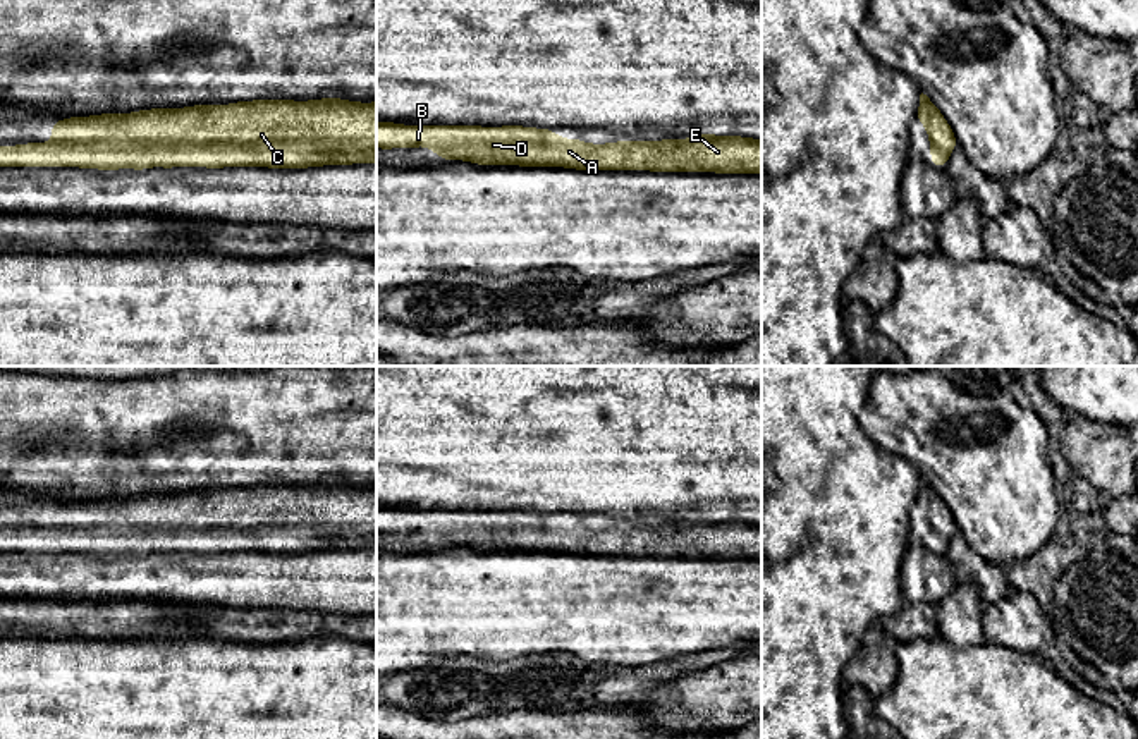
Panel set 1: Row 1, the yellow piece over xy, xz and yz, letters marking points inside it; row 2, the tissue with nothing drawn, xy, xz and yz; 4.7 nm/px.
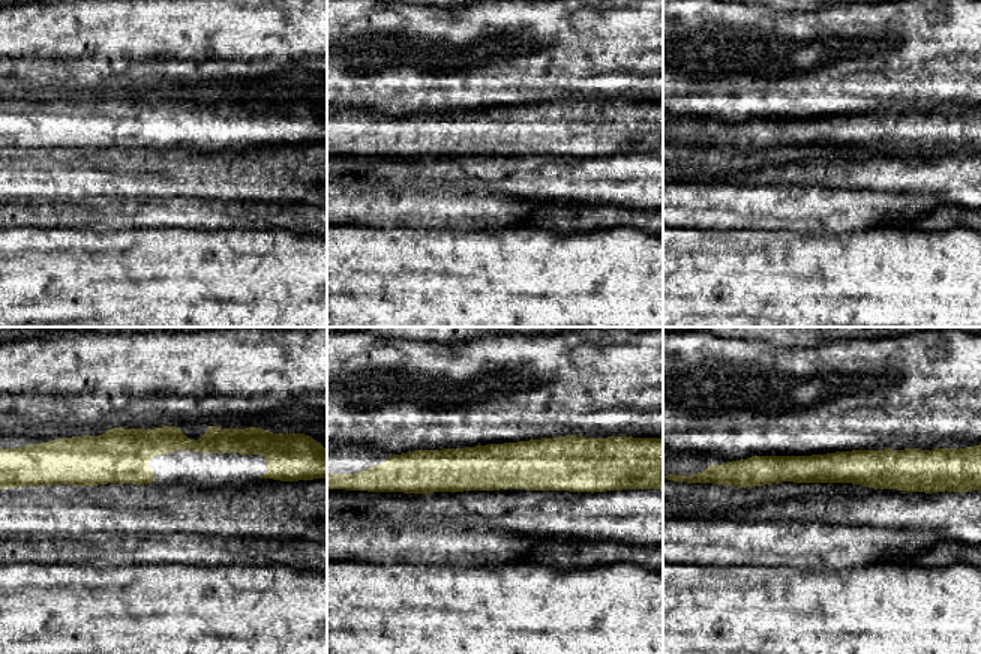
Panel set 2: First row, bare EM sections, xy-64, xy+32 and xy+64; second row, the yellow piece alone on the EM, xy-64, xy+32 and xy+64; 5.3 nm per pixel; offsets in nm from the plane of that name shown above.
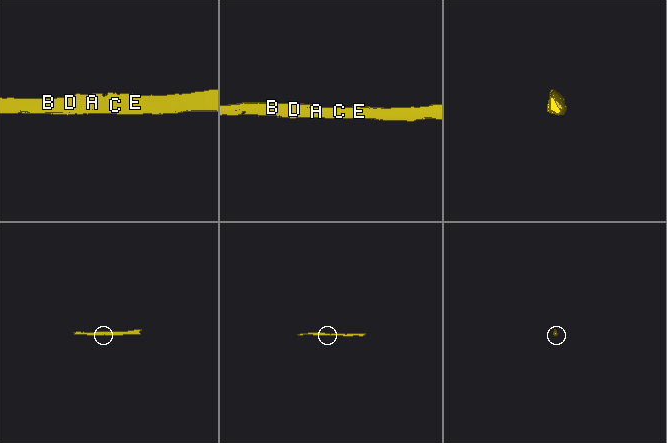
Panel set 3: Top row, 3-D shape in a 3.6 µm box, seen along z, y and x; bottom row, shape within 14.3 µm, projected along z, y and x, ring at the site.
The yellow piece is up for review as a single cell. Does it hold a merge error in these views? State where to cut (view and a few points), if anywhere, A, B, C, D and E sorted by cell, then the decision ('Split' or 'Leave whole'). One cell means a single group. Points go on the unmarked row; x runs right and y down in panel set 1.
No split. Groups: A B C D E. Leave whole

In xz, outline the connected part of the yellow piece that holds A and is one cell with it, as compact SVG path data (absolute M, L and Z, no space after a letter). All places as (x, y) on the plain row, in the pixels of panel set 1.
M376 509L376 533L430 531L444 545L466 545L476 550L567 552L574 555L652 555L652 557L717 557L762 559L762 524L741 521L712 521L698 517L691 524L617 526L588 529L581 524L562 524L552 514L521 510L402 510Z

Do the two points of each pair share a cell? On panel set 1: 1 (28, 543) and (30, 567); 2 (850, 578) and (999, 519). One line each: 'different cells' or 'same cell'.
1: different cells
2: different cells

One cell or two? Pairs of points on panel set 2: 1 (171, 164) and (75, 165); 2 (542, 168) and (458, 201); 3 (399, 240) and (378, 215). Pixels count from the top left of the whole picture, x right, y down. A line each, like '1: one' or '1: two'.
1: one
2: two
3: two

